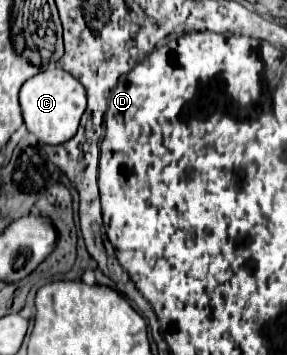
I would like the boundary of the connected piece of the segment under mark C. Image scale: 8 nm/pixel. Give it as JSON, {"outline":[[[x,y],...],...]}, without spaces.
{"outline":[[[50,68],[26,80],[20,90],[20,108],[26,128],[44,144],[62,144],[70,140],[86,110],[86,92],[82,84],[62,68]]]}

